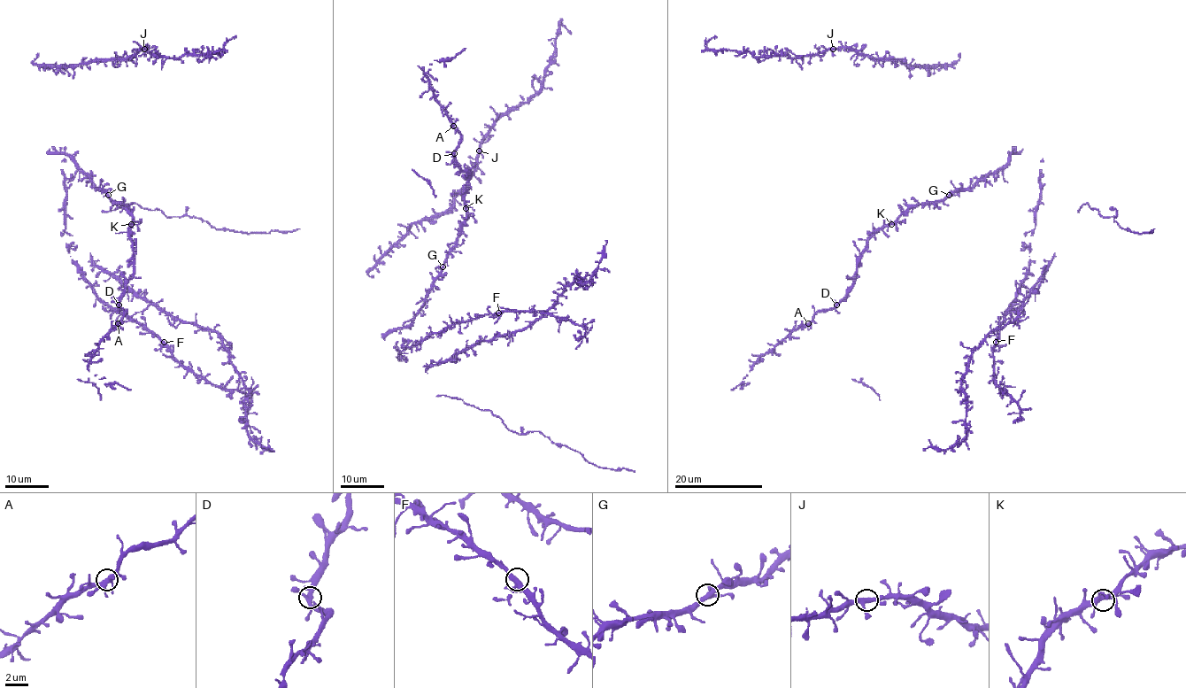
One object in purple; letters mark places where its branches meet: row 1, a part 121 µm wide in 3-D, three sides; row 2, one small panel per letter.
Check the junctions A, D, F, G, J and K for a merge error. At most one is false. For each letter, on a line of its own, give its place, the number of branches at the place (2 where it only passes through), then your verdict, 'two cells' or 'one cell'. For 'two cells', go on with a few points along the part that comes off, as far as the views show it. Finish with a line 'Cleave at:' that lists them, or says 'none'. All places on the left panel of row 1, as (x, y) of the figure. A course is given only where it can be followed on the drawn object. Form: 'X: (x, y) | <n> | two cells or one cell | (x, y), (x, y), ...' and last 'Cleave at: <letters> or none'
A: (118, 323) | 6 | one cell
D: (119, 305) | 4 | one cell
F: (164, 342) | 4 | one cell
G: (108, 195) | 5 | one cell
J: (144, 49) | 4 | one cell
K: (131, 224) | 4 | one cell
Cleave at: none

